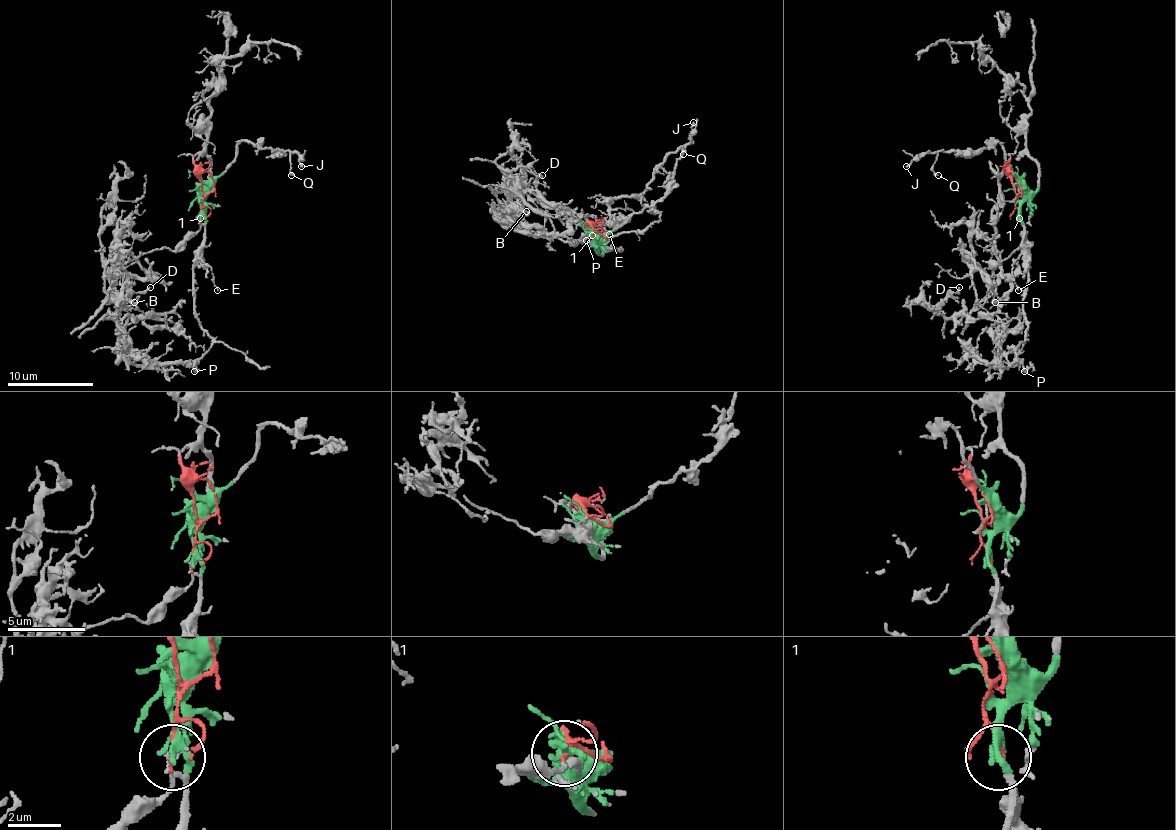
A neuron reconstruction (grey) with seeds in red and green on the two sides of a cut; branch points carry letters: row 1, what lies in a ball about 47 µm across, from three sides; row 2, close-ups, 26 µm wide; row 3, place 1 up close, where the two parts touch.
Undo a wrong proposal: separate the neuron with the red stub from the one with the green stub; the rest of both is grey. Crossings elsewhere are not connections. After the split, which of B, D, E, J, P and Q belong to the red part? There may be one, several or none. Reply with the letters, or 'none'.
B, D

